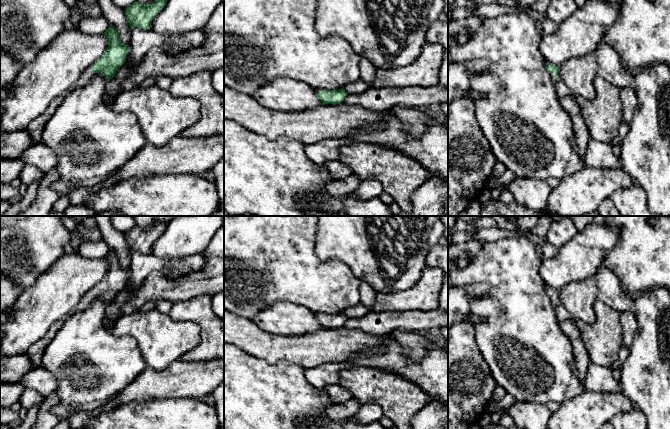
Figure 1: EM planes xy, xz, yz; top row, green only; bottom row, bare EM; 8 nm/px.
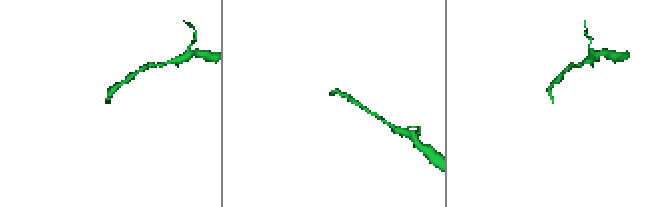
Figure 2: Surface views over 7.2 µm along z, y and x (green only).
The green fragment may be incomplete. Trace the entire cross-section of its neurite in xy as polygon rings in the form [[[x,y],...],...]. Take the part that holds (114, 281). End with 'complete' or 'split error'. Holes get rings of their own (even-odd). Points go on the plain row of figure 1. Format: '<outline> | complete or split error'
[[[109,249],[103,259],[108,262],[108,272],[103,279],[83,296],[77,306],[66,316],[56,321],[47,333],[28,349],[27,354],[35,367],[41,366],[45,349],[69,316],[84,311],[95,297],[103,297],[107,302],[107,306],[110,305],[117,294],[126,286],[126,280],[130,276],[130,271],[120,265],[117,254]]] | split error

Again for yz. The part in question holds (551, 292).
[[[545,285],[545,290],[551,300],[557,319],[559,321],[564,321],[572,318],[569,312],[566,310],[566,308],[561,304],[559,300],[559,291],[555,290],[552,287],[548,287],[547,285]]] | split error

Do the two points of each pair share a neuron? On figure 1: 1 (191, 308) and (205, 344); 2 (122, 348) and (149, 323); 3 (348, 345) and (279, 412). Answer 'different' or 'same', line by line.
1: same
2: different
3: different

